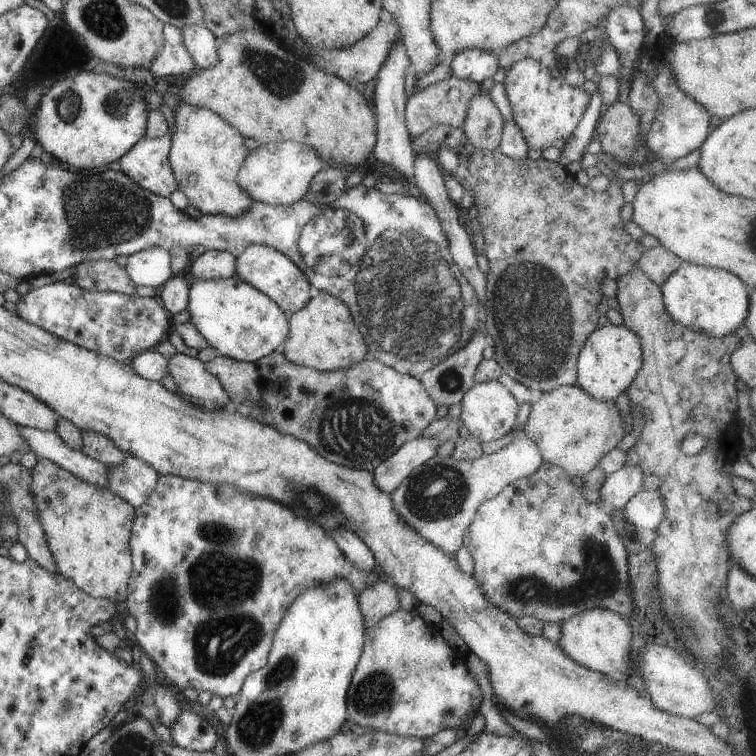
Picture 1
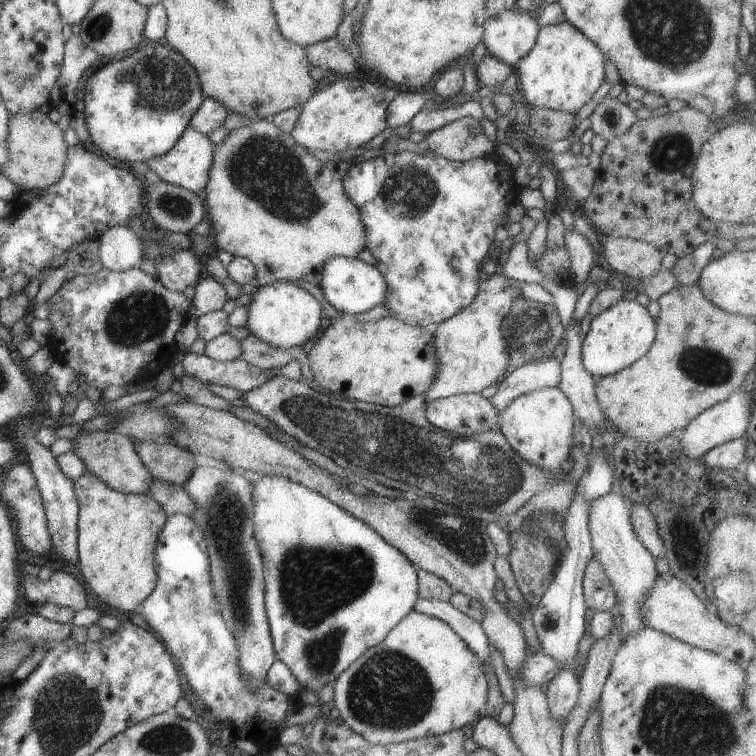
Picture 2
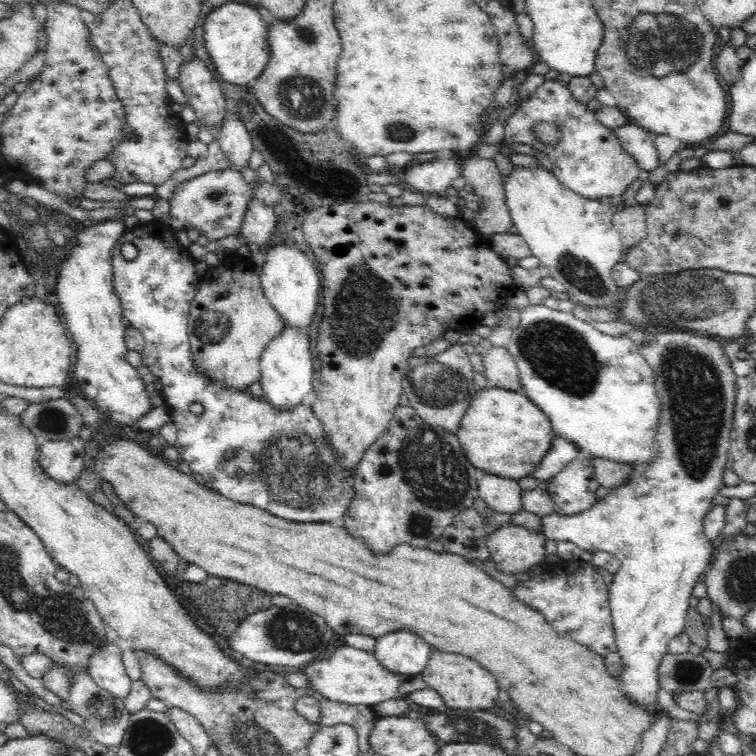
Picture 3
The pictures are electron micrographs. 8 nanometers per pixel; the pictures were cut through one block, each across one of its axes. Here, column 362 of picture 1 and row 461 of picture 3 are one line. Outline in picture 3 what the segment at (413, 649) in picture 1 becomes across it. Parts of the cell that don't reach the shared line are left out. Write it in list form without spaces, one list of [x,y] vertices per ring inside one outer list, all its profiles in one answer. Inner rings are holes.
[[[664,332],[658,334],[646,334],[646,340],[642,346],[637,346],[638,352],[644,357],[646,364],[650,365],[654,373],[656,381],[656,393],[660,400],[660,414],[657,425],[655,426],[655,439],[653,440],[655,453],[653,459],[649,463],[632,465],[632,474],[629,479],[620,486],[611,488],[603,500],[596,501],[587,511],[576,514],[560,516],[558,513],[550,513],[549,515],[540,517],[541,527],[546,540],[568,541],[579,546],[582,550],[587,550],[590,553],[602,551],[615,556],[620,563],[619,569],[613,576],[613,581],[609,585],[609,606],[613,619],[613,628],[615,633],[615,643],[617,654],[622,658],[623,674],[620,679],[620,688],[622,693],[634,703],[640,705],[644,709],[659,710],[657,692],[661,689],[658,684],[658,666],[665,658],[668,651],[668,643],[674,640],[684,631],[688,609],[690,608],[689,600],[696,584],[702,581],[702,576],[705,574],[708,566],[713,560],[713,554],[716,551],[715,543],[713,543],[706,534],[702,532],[702,520],[712,507],[712,500],[718,496],[718,490],[724,487],[722,476],[726,468],[730,448],[730,432],[732,432],[732,424],[734,424],[734,408],[737,394],[737,379],[738,377],[732,369],[732,358],[726,357],[724,343],[715,338],[708,336],[692,336],[690,333],[670,332],[668,336]]]

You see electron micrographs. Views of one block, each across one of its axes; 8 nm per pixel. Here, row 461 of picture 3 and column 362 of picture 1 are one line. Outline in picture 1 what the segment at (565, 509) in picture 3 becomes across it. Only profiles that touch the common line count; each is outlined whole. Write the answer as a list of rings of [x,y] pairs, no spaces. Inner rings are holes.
[[[159,475],[156,488],[148,498],[144,500],[142,506],[136,508],[130,536],[130,548],[133,560],[133,569],[130,580],[128,580],[128,596],[126,600],[126,614],[134,616],[137,622],[136,640],[137,648],[146,652],[151,661],[160,668],[160,672],[165,674],[168,680],[172,681],[173,686],[182,692],[186,688],[196,688],[196,690],[208,690],[212,694],[217,694],[223,699],[232,696],[237,697],[242,685],[249,674],[255,670],[266,666],[268,655],[270,654],[271,644],[274,634],[280,626],[280,620],[288,612],[288,608],[293,606],[294,600],[308,588],[316,588],[320,584],[328,586],[334,578],[346,578],[354,592],[361,594],[368,586],[378,582],[376,572],[364,572],[358,570],[356,566],[345,558],[334,539],[316,522],[306,518],[300,518],[294,514],[294,510],[288,510],[288,506],[282,506],[280,502],[274,502],[264,496],[256,494],[244,494],[240,490],[228,484],[214,486],[210,482],[186,479],[176,475]]]

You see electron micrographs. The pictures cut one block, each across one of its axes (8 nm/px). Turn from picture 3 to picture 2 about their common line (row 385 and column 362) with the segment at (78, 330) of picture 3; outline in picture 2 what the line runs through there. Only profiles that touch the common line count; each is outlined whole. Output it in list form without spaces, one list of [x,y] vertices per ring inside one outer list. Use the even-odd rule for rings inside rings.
[[[341,76],[340,80],[332,82],[330,86],[318,89],[302,107],[291,136],[311,152],[326,150],[337,153],[354,150],[370,142],[386,129],[386,108],[398,93],[384,84]]]

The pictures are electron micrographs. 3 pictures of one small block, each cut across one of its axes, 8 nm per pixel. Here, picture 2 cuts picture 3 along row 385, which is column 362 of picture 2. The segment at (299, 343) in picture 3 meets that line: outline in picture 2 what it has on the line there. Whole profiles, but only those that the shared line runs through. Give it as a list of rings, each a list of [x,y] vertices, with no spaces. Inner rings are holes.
[[[356,257],[328,258],[322,266],[320,285],[324,297],[333,308],[344,315],[352,316],[366,312],[378,304],[388,300],[389,288],[384,276],[378,272],[378,268]]]

